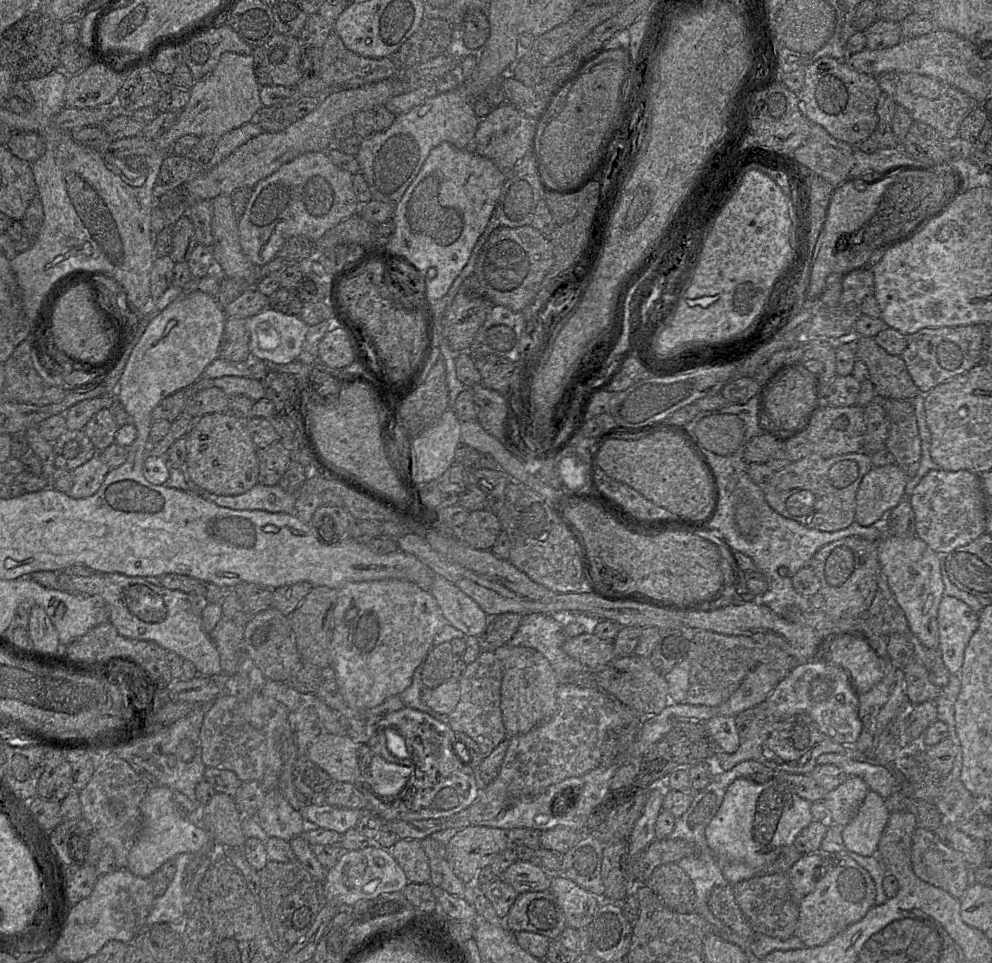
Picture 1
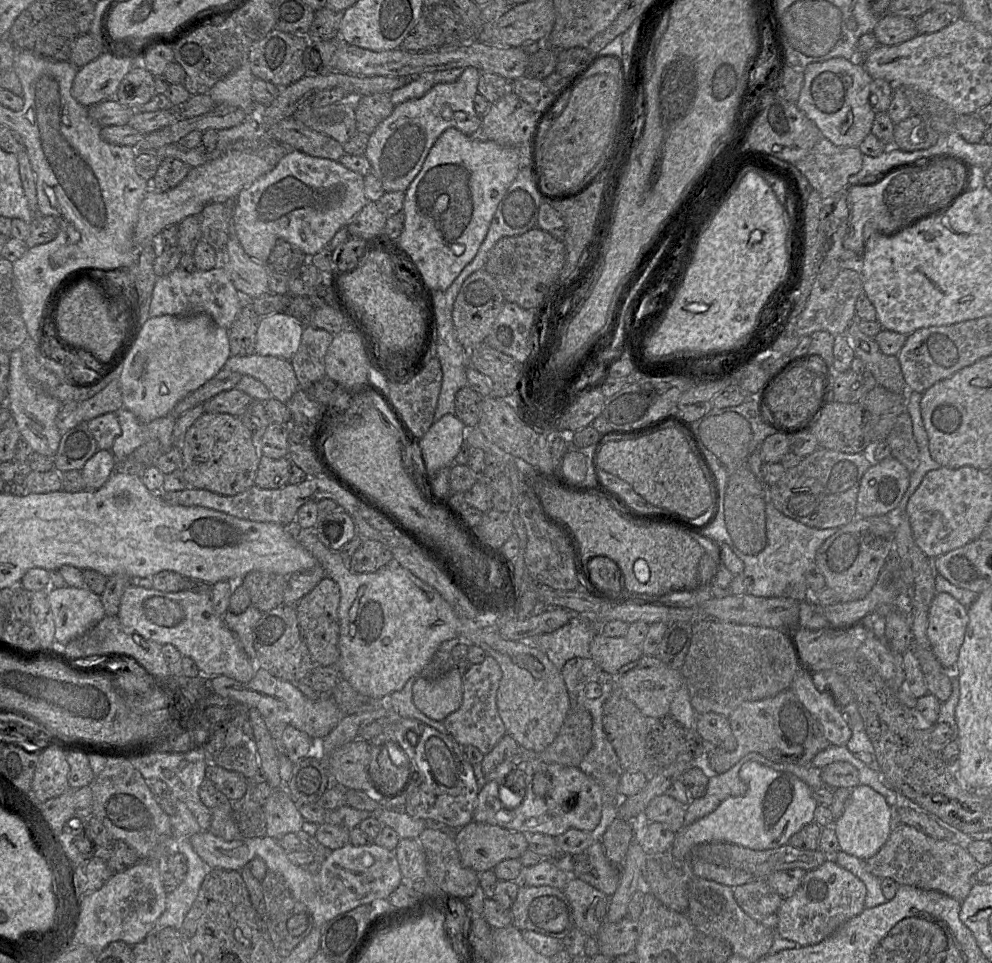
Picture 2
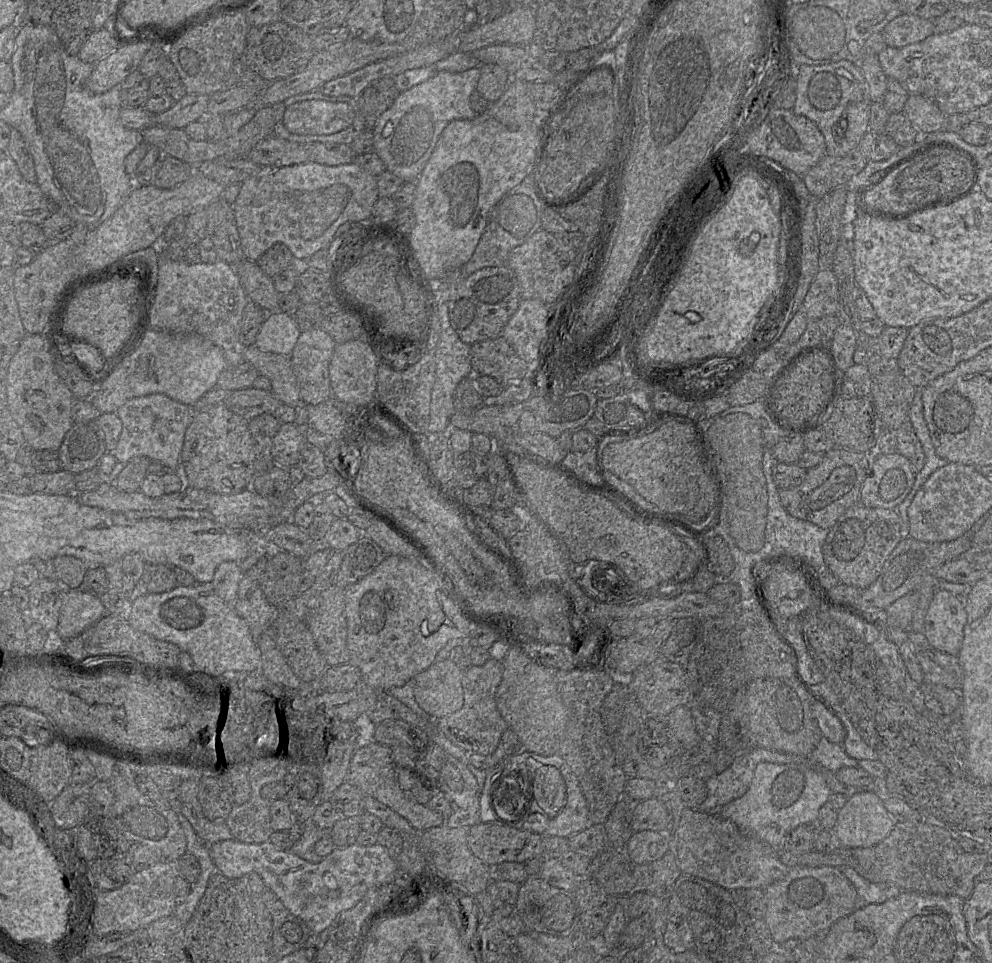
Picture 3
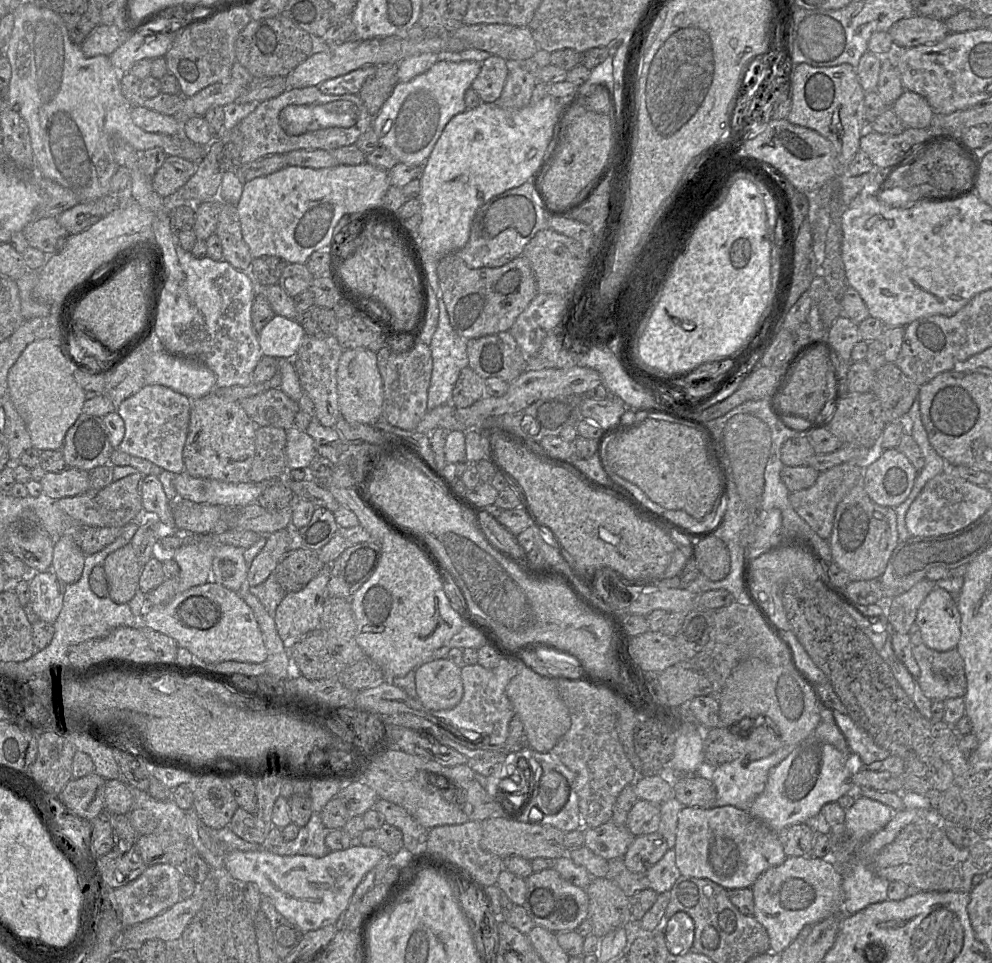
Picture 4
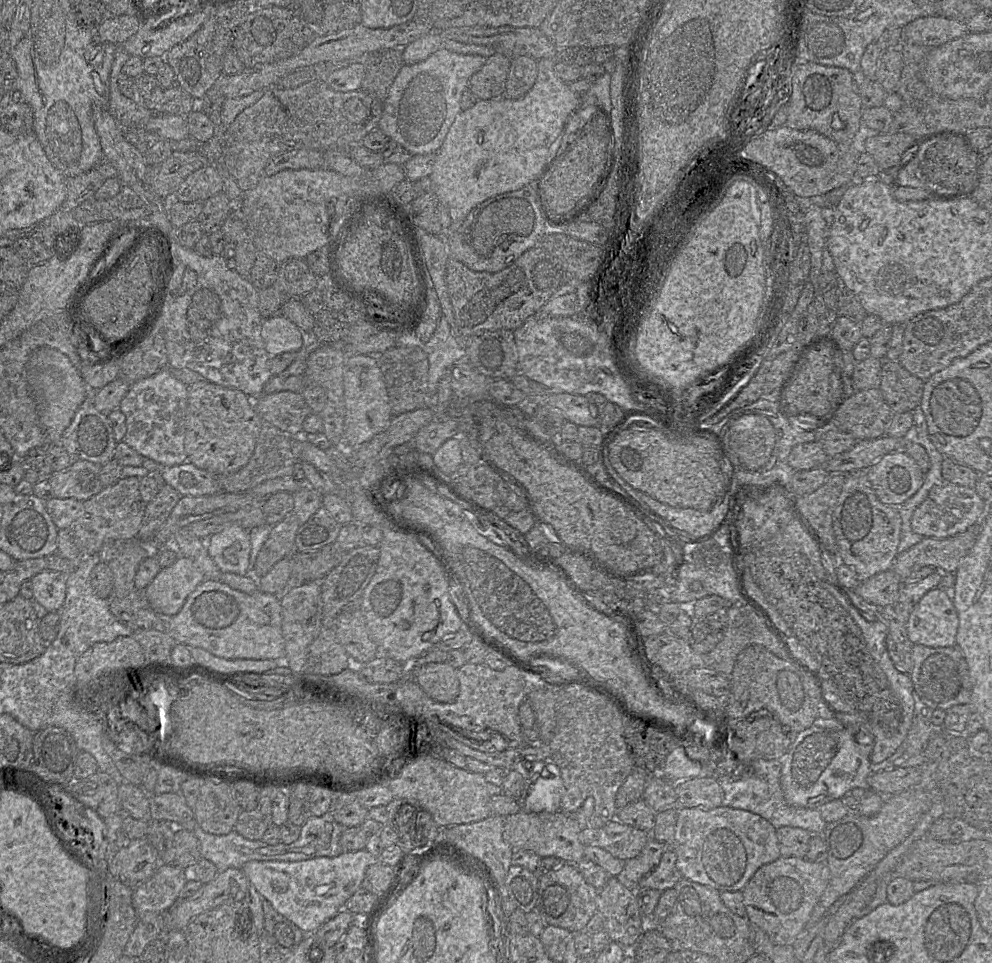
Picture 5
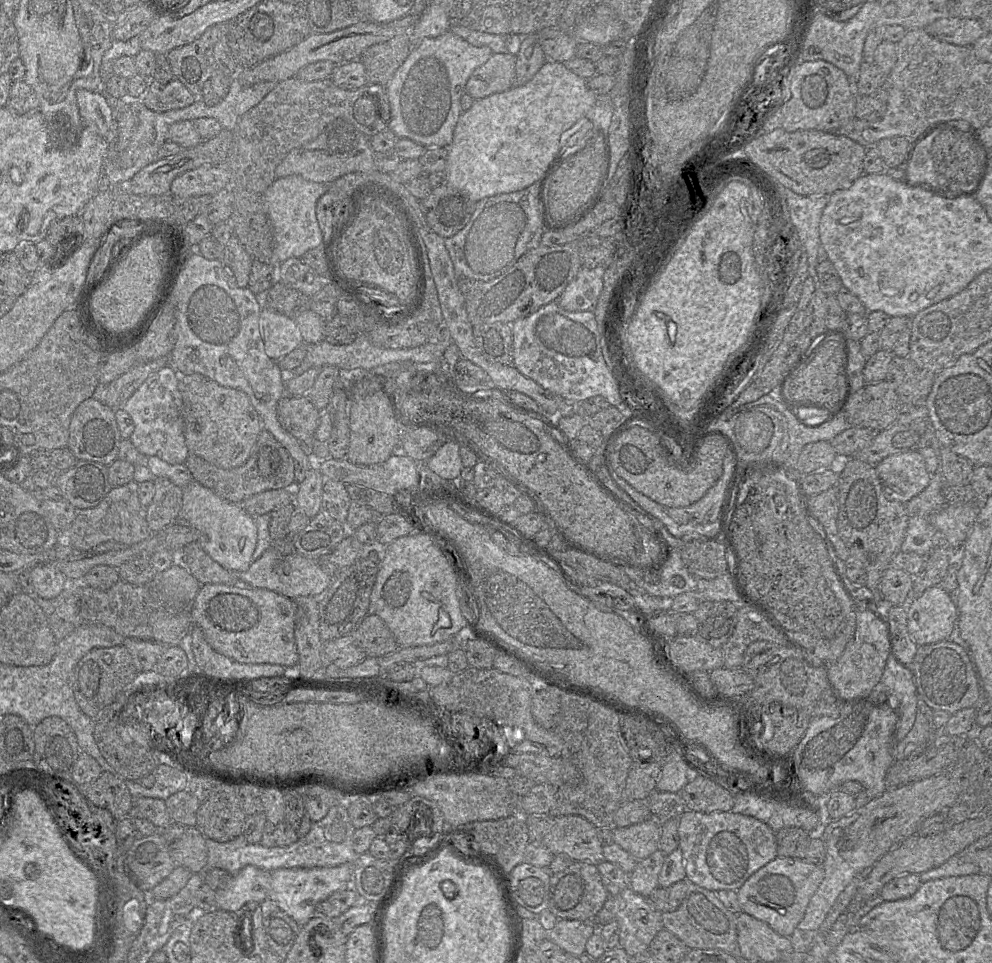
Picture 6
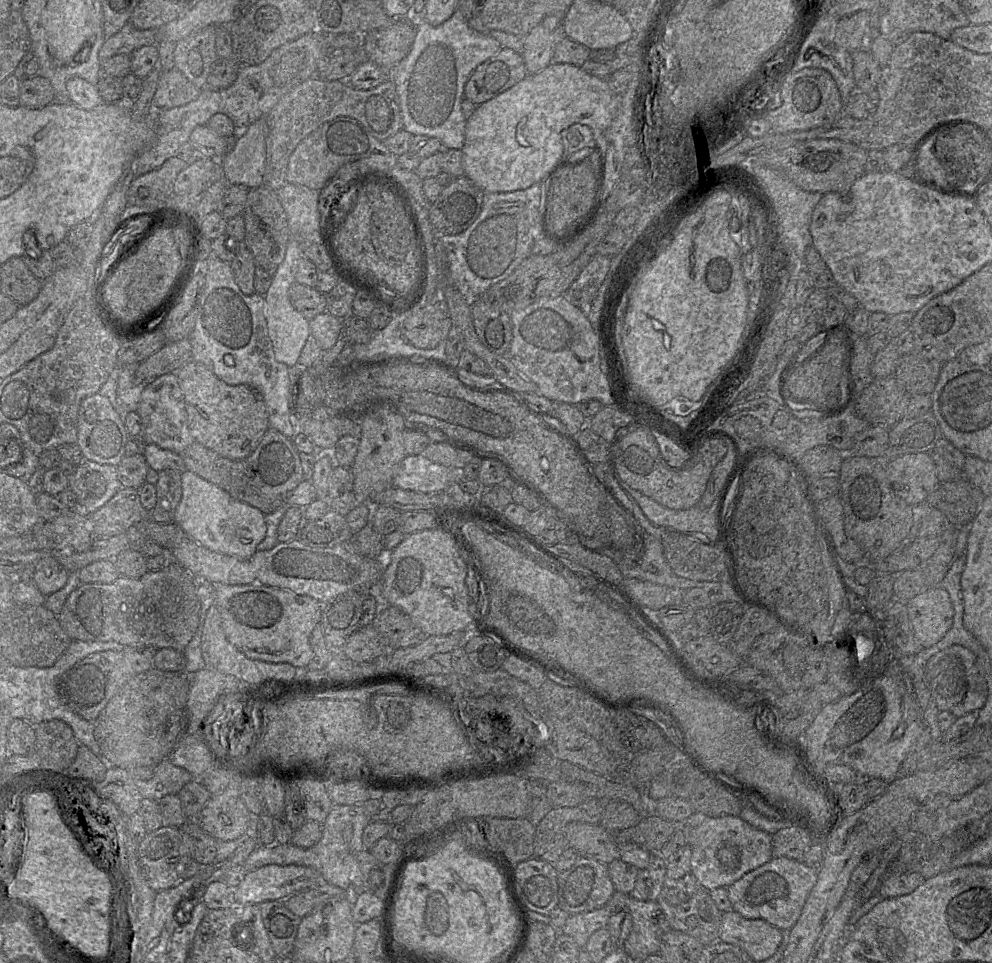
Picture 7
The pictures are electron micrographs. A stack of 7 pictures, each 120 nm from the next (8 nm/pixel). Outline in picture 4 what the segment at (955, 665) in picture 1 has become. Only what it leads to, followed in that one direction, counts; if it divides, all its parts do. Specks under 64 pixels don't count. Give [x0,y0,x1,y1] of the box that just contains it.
[915,587,961,652]

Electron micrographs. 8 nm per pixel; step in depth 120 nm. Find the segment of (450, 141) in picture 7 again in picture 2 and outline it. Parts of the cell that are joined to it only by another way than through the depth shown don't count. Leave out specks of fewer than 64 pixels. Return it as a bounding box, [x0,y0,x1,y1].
[364,67,482,192]

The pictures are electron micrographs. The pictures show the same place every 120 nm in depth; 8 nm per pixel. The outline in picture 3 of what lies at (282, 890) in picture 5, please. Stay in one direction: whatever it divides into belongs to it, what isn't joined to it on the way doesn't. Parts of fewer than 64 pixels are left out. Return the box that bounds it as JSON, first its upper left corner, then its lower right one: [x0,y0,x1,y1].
[209,838,398,936]

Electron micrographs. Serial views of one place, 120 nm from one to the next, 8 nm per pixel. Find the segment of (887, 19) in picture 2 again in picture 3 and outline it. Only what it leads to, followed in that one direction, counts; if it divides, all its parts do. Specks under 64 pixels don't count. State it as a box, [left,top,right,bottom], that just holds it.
[881,13,936,48]

